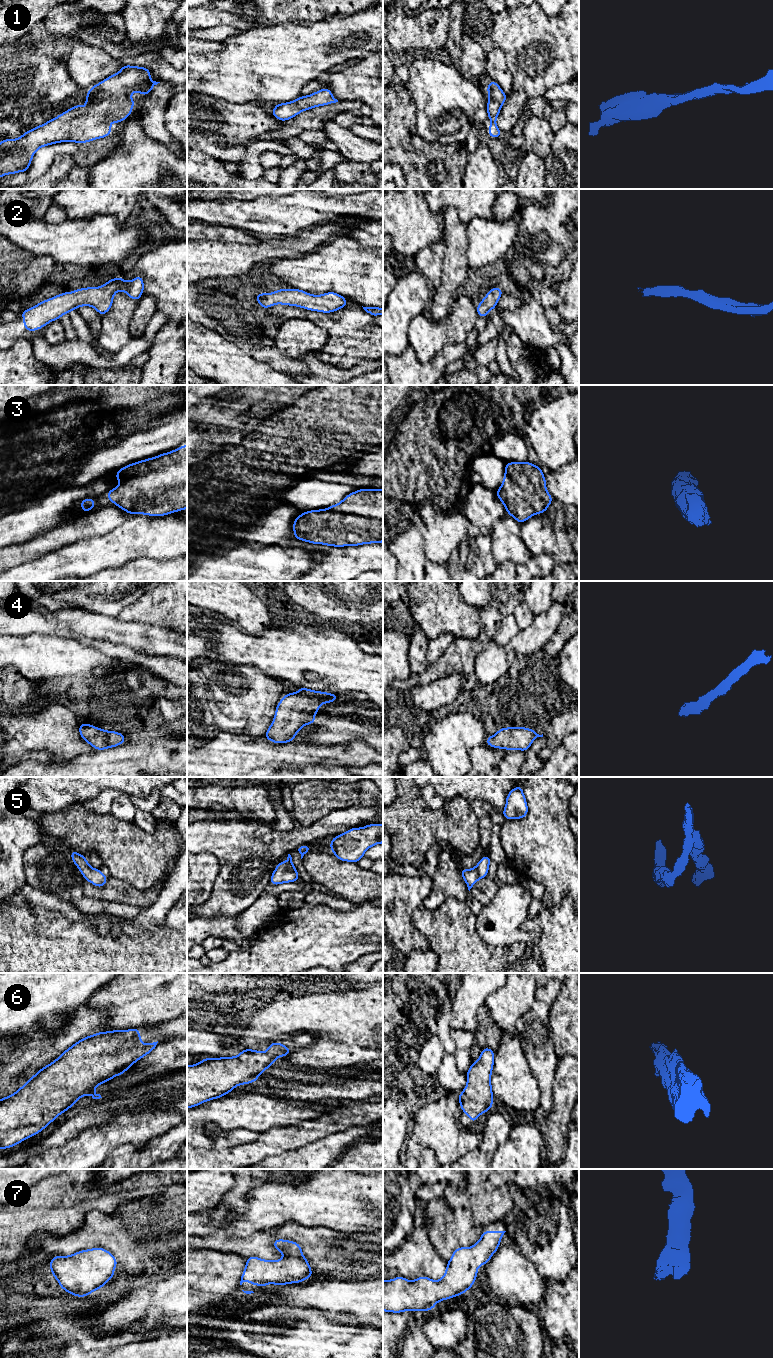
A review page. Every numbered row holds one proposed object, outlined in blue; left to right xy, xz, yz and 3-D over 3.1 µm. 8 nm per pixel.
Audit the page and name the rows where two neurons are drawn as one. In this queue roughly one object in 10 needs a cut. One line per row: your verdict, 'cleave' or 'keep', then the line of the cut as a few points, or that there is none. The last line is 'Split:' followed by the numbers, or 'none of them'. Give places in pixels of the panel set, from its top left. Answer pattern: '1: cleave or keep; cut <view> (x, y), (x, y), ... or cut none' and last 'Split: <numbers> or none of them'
1: keep; cut none
2: keep; cut none
3: keep; cut none
4: keep; cut none
5: keep; cut none
6: keep; cut none
7: keep; cut none
Split: none of them

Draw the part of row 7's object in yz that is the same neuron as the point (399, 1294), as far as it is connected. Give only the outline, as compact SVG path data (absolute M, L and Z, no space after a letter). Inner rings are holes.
M482 1231L480 1240L469 1248L458 1247L447 1262L446 1272L439 1281L433 1281L427 1276L421 1276L414 1281L397 1276L393 1280L383 1280L383 1311L402 1313L403 1311L433 1310L436 1303L454 1298L469 1290L477 1277L478 1266L486 1265L500 1246L500 1241L506 1231Z

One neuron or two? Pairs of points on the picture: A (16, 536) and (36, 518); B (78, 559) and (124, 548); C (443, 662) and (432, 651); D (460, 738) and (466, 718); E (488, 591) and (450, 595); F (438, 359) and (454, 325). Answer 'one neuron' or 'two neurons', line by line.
A: one neuron
B: one neuron
C: two neurons
D: one neuron
E: two neurons
F: two neurons

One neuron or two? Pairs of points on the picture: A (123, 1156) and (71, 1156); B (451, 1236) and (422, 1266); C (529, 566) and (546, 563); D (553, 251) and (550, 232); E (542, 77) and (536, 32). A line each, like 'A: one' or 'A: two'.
A: two
B: one
C: one
D: one
E: one

